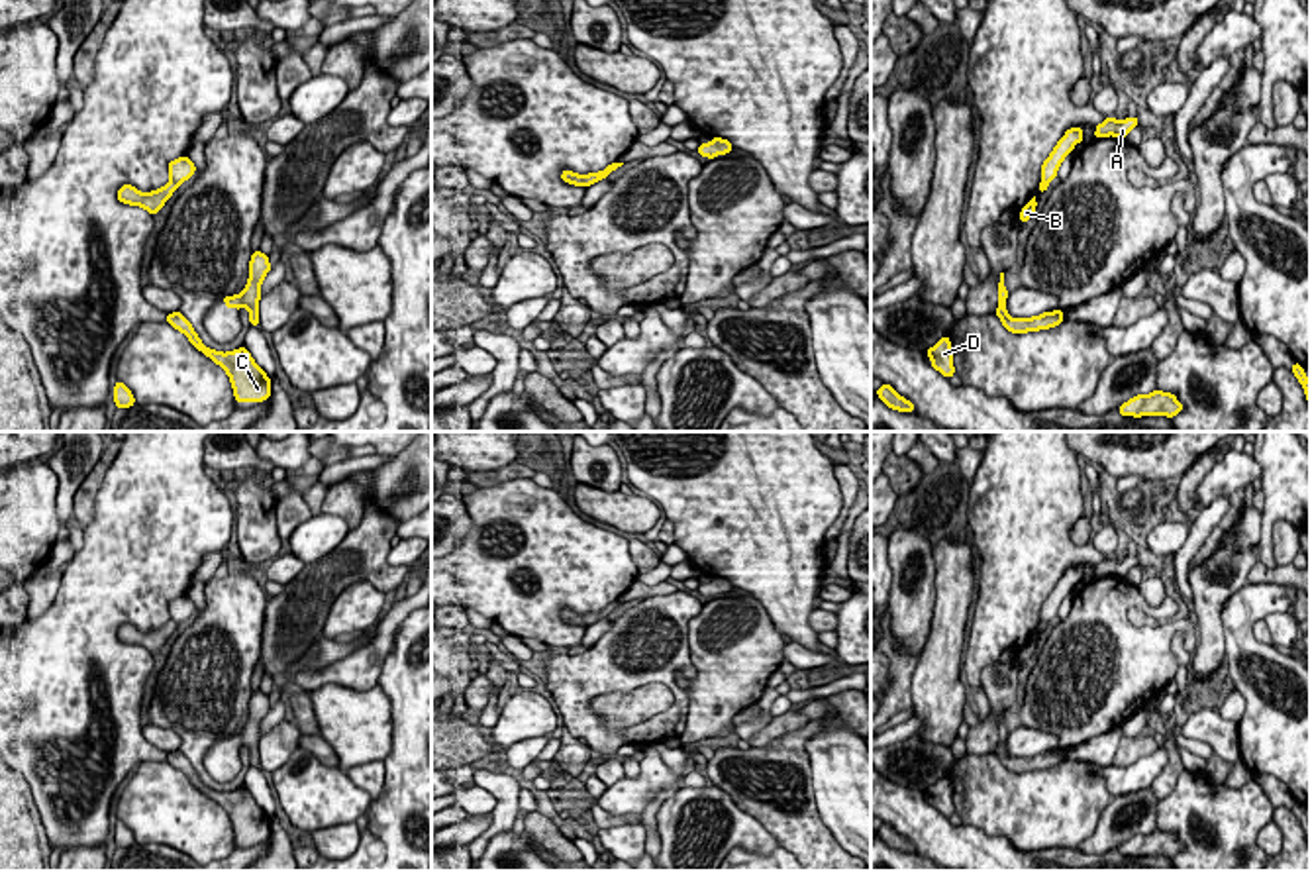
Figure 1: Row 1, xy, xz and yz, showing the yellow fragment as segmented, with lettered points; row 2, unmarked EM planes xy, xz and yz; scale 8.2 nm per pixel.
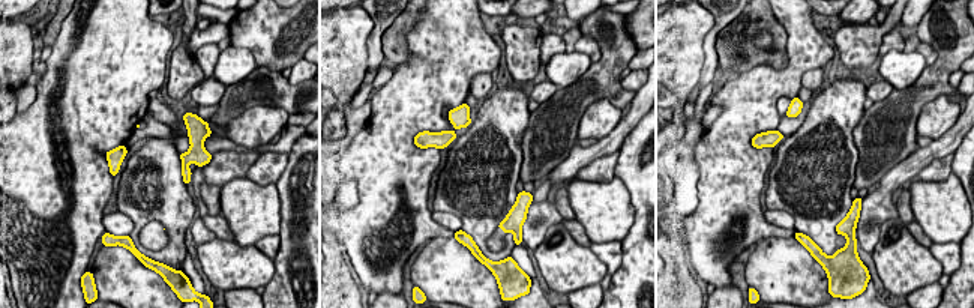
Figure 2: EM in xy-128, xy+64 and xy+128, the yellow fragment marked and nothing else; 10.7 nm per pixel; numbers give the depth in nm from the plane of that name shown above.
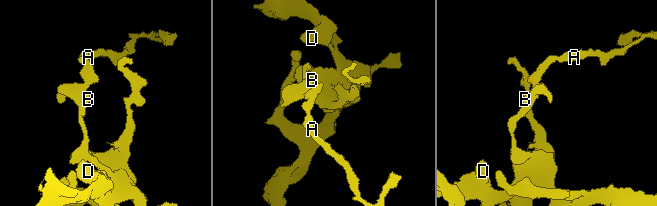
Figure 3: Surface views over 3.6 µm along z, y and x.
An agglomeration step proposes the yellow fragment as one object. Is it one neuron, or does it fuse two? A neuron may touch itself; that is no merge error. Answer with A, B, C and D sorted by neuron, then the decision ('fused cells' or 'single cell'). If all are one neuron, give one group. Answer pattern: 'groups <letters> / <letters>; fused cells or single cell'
groups A / B C D; fused cells

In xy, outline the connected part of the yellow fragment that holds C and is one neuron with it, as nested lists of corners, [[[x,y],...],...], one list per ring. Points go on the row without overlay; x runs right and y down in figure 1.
[[[180,751],[167,753],[167,761],[227,812],[235,842],[263,842],[271,836],[271,818],[245,787],[227,793],[206,787]]]

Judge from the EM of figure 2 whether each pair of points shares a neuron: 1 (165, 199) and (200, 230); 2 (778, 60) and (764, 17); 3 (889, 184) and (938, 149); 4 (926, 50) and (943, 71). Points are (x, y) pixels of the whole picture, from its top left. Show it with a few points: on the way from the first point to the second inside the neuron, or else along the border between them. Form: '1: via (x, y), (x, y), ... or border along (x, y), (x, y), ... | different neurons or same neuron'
1: border along (194, 221), (188, 229) | different neurons
2: via (778, 50), (778, 32), (773, 27) | same neuron
3: via (901, 175), (926, 155) | same neuron
4: border along (922, 41), (937, 53), (937, 59), (929, 66) | different neurons

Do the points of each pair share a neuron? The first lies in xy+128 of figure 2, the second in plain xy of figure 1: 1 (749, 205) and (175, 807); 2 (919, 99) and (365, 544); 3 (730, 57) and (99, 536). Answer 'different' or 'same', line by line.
1: different
2: same
3: different

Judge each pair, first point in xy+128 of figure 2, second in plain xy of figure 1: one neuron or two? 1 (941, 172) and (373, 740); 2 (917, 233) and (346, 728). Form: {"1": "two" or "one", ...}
{"1": "two", "2": "two"}

